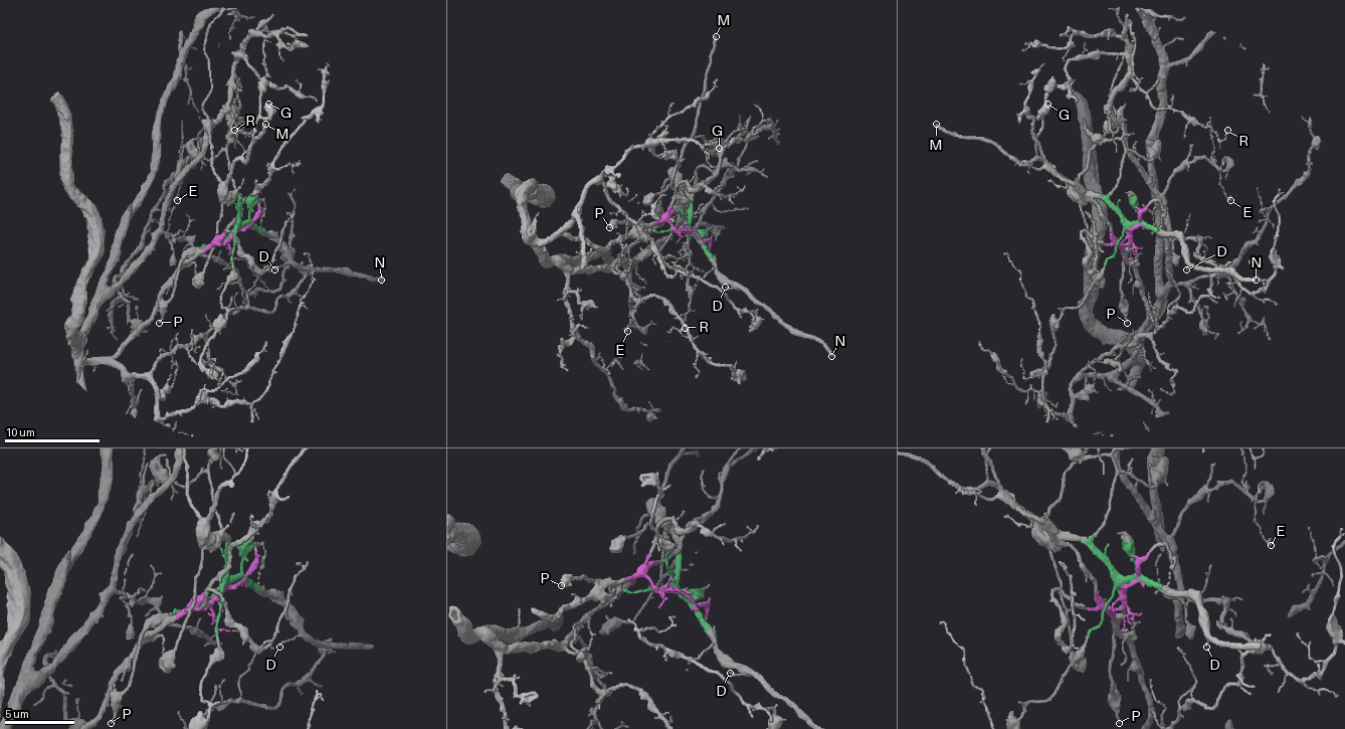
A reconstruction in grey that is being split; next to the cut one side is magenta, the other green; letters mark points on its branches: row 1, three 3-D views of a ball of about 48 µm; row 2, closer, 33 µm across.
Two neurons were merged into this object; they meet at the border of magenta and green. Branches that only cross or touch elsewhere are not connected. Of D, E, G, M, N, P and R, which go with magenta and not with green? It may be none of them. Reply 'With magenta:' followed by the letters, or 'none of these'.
With magenta: E, R

